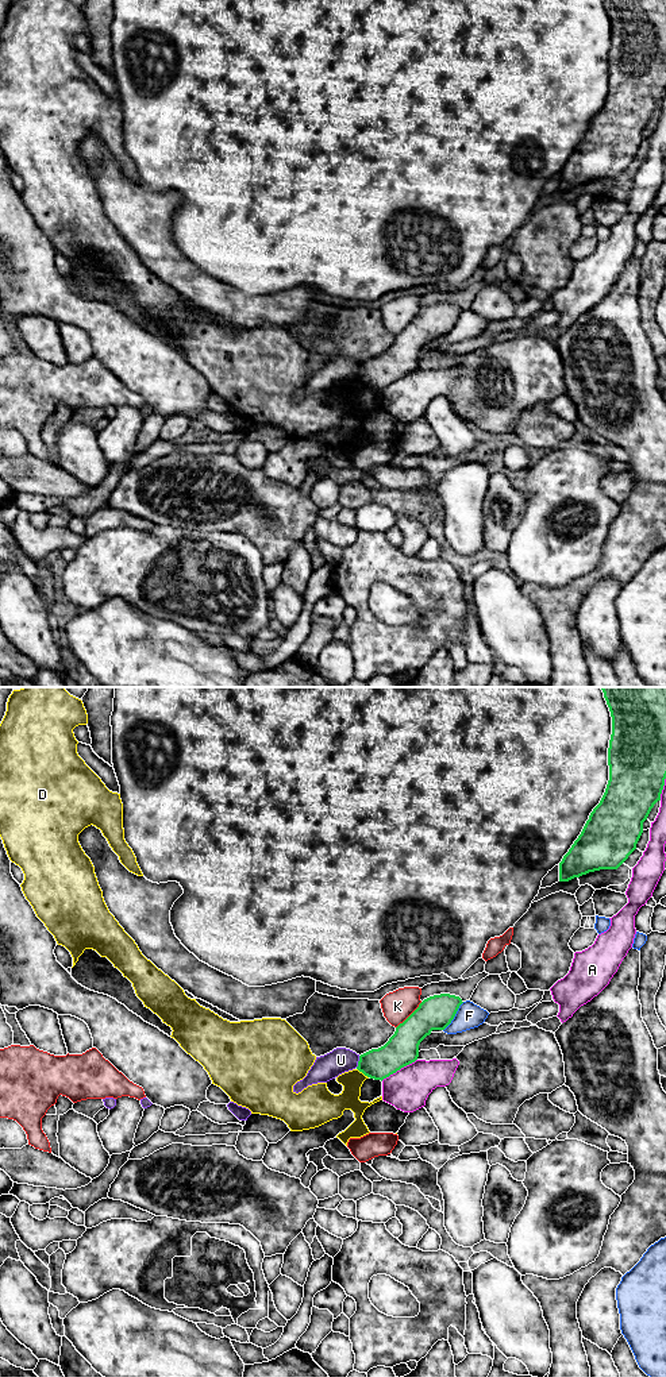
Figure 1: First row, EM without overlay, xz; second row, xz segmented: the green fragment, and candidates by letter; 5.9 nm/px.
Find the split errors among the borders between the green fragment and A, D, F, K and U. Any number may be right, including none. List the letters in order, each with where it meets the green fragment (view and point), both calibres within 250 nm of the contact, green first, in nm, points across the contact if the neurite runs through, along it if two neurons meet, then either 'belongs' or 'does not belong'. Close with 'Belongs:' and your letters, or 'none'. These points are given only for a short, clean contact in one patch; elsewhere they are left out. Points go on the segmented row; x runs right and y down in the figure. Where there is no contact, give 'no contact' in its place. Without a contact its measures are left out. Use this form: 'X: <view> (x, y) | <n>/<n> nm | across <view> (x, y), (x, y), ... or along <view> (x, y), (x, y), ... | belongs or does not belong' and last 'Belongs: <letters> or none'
A: xz (399, 1069) | 200/240 nm | does not belong
D: xz (362, 1072) | 190/120 nm | along xz (357, 1068), (368, 1077) | does not belong
F: xz (454, 1015) | 200/160 nm | does not belong
K: xz (410, 1015) | 200/180 nm | does not belong
U: xz (358, 1061) | 190/150 nm | along xz (360, 1056), (355, 1067) | does not belong
Belongs: none

